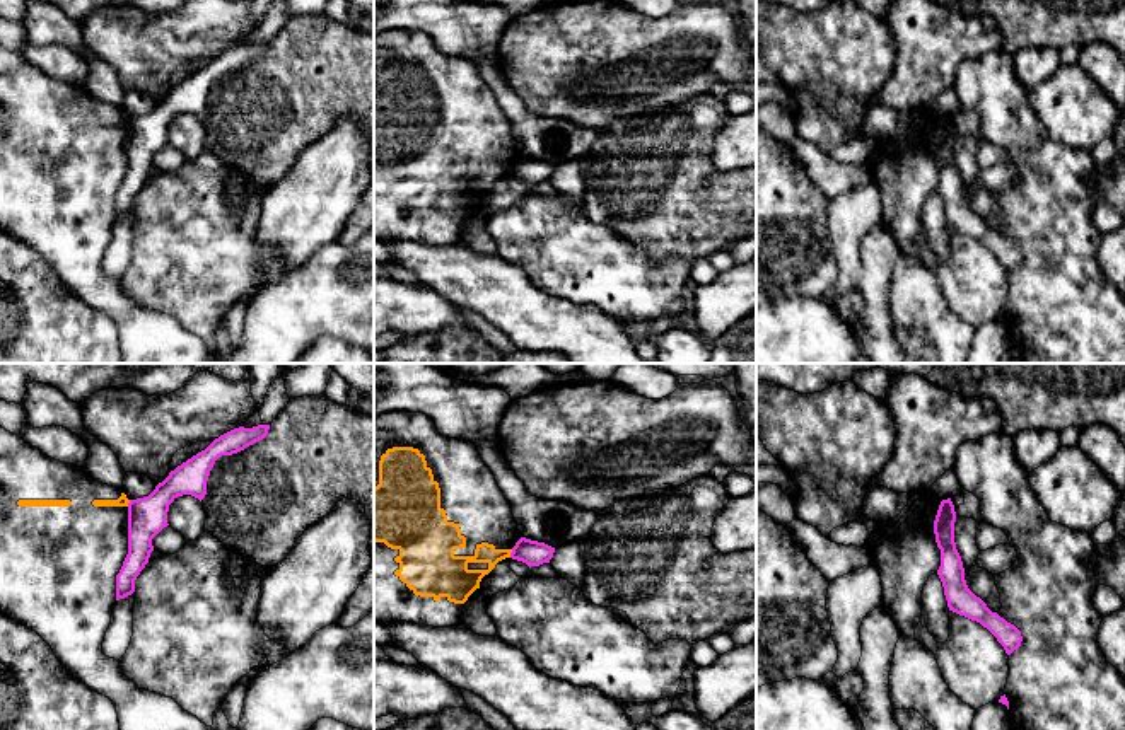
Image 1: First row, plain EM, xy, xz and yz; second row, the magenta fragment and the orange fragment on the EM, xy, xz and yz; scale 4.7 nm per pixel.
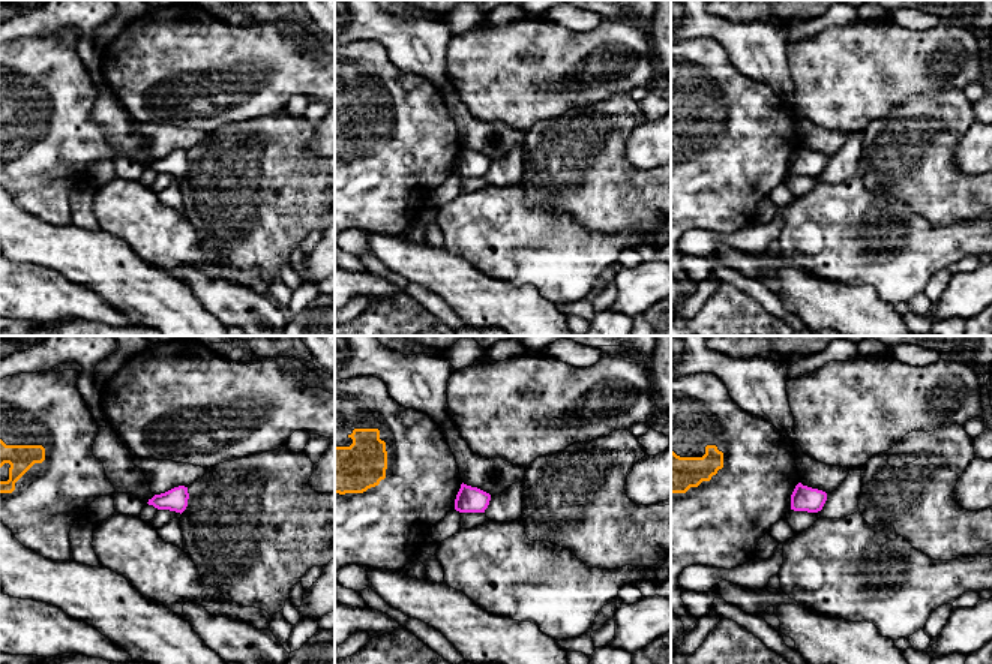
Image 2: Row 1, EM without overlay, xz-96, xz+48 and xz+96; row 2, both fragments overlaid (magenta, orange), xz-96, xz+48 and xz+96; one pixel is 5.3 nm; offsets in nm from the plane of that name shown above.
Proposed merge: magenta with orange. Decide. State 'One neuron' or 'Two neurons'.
Two neurons

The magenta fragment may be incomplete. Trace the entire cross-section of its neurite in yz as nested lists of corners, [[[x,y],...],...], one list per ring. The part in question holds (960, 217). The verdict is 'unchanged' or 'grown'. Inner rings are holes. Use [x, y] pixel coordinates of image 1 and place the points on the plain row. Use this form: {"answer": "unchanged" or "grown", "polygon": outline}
{"answer": "unchanged", "polygon": [[[951,116],[942,118],[934,138],[934,152],[937,165],[941,167],[937,193],[944,205],[947,225],[987,246],[1004,264],[1006,271],[1011,273],[1021,264],[1021,249],[997,230],[992,230],[987,222],[968,206],[963,179],[954,160],[954,140],[956,130]]]}

